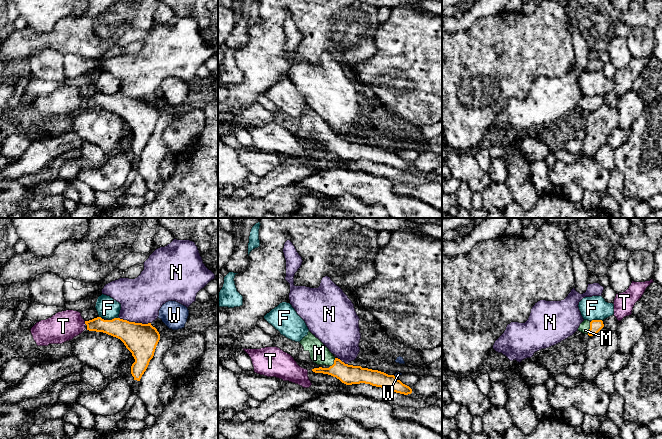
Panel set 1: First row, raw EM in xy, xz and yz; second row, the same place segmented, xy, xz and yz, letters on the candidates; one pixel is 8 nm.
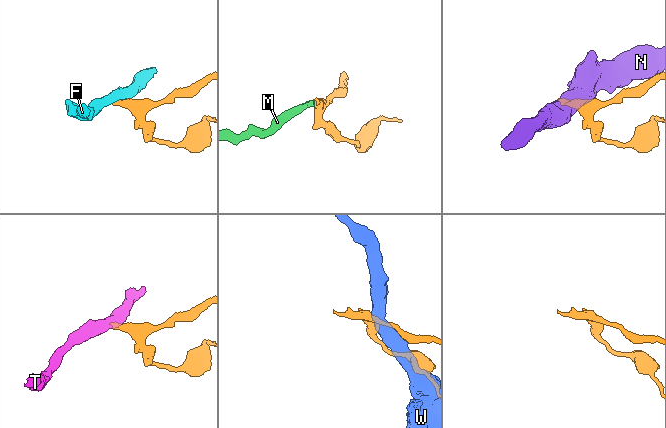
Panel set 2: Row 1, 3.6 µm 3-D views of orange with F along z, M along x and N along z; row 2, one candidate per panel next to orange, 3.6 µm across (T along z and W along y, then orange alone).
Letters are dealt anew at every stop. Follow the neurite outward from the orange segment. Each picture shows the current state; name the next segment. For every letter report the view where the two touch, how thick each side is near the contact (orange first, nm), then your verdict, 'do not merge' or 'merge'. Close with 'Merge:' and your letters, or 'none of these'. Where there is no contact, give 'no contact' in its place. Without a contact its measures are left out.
F: yz | 100/190 nm | do not merge
M: yz | 100/90 nm | merge
N: xy | 260/340 nm | do not merge
T: xy | 140/240 nm | do not merge
W: xz | 130/40 nm | do not merge
Merge: M

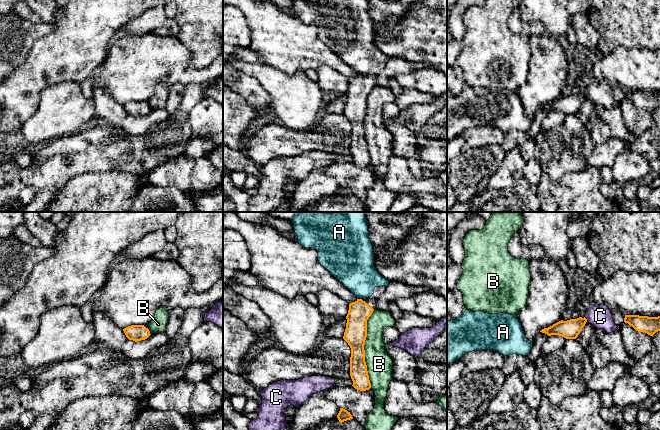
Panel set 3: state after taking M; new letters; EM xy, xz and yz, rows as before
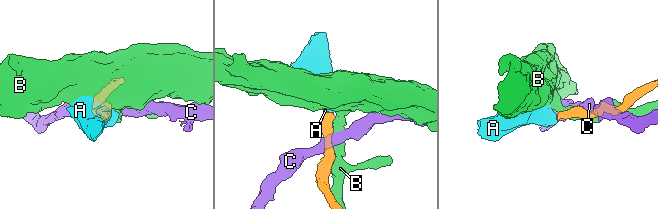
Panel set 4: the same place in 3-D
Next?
A: xz | 180/320 nm | merge
B: xz | 180/200 nm | do not merge
C: yz | 160/180 nm | do not merge
Merge: A

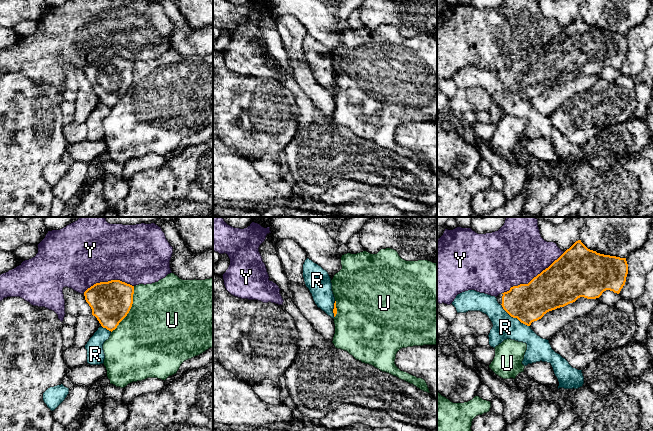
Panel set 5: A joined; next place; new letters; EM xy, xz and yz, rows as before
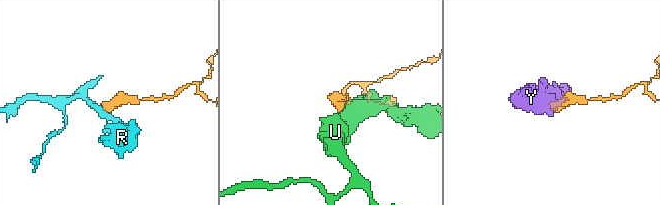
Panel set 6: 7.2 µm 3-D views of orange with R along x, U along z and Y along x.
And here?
R: yz | 300/190 nm | do not merge
U: xy | 320/500 nm | do not merge
Y: yz | 360/480 nm | do not merge
Merge: none of these

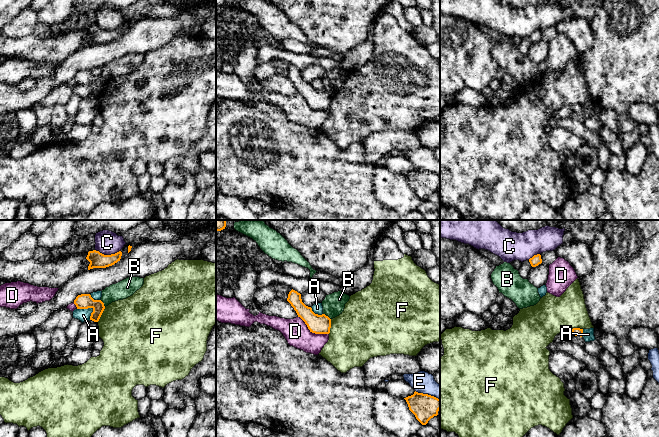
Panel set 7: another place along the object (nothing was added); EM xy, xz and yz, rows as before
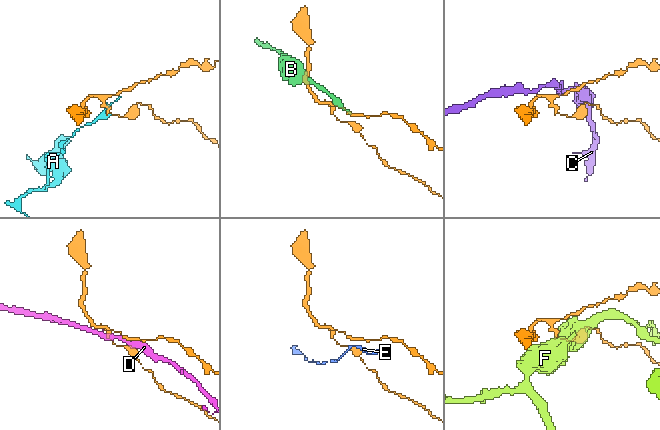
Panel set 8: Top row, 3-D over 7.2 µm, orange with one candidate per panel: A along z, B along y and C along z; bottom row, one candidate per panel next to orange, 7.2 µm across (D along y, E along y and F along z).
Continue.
A: xy | 130/100 nm | do not merge
B: xz | 160/180 nm | do not merge
C: xy | 130/190 nm | do not merge
D: xz | 160/200 nm | do not merge
E: xz | 200/180 nm | do not merge
F: xy | 130/460 nm | do not merge
Merge: none of these

